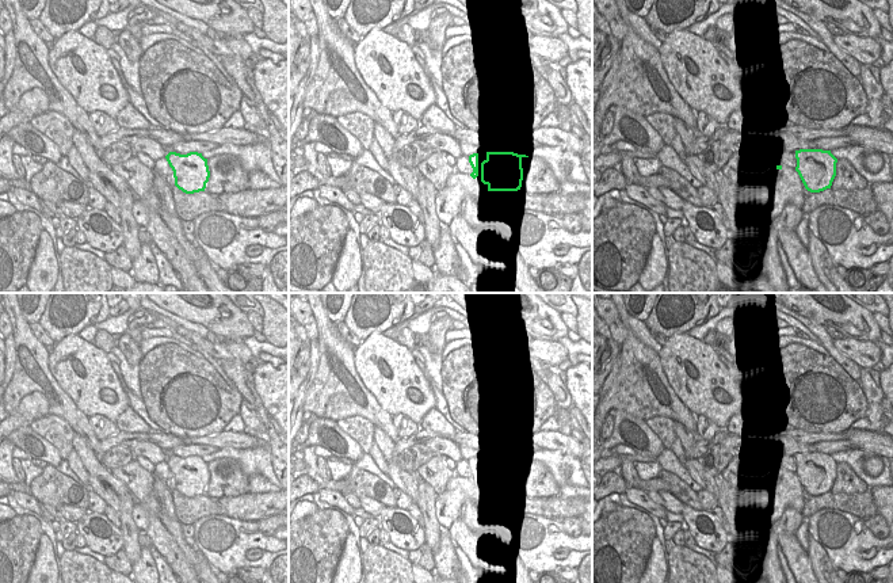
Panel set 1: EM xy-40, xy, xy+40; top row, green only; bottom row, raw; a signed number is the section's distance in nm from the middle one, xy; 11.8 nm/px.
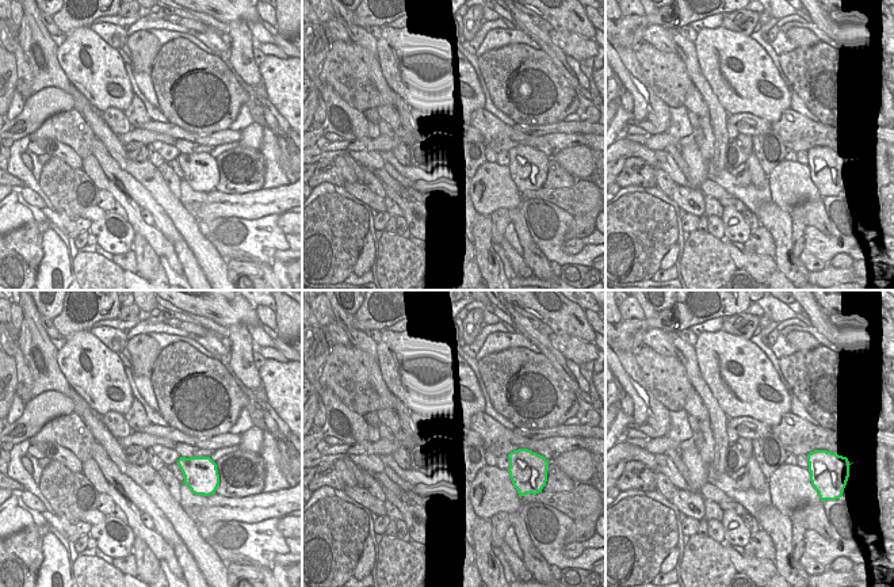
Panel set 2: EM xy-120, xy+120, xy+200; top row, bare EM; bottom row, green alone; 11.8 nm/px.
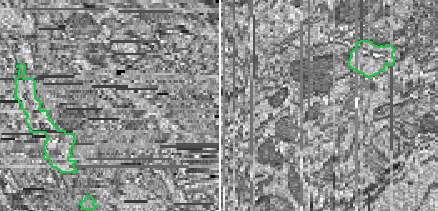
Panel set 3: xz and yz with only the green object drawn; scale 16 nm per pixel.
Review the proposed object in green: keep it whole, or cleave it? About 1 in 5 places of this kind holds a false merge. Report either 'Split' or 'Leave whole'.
Leave whole

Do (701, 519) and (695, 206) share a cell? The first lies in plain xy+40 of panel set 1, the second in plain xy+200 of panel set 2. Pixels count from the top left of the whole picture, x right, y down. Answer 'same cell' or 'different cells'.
different cells

